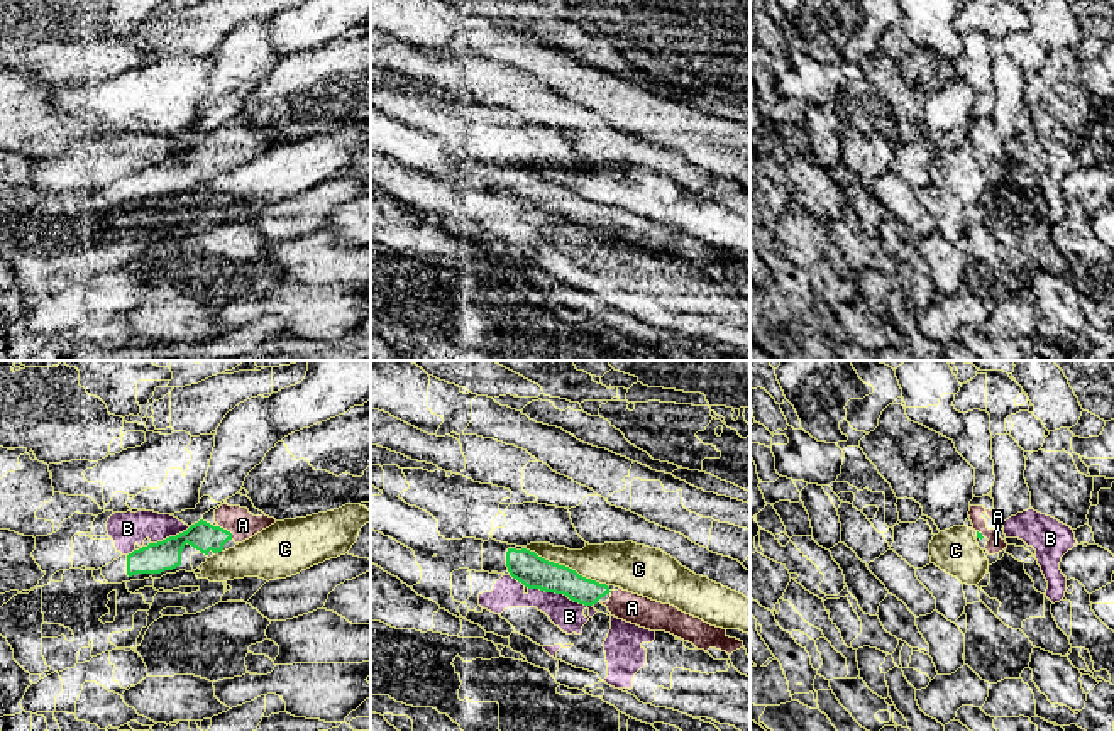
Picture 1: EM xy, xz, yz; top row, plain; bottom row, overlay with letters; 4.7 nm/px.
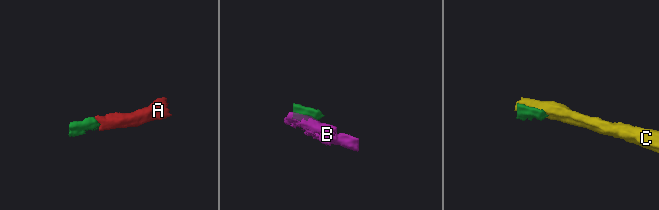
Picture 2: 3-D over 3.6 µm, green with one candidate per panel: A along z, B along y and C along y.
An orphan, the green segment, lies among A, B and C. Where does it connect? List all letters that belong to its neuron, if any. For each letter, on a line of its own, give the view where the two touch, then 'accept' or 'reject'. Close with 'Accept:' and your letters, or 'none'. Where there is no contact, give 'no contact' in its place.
A: xy | accept
B: xz | reject
C: xz | reject
Accept: A

